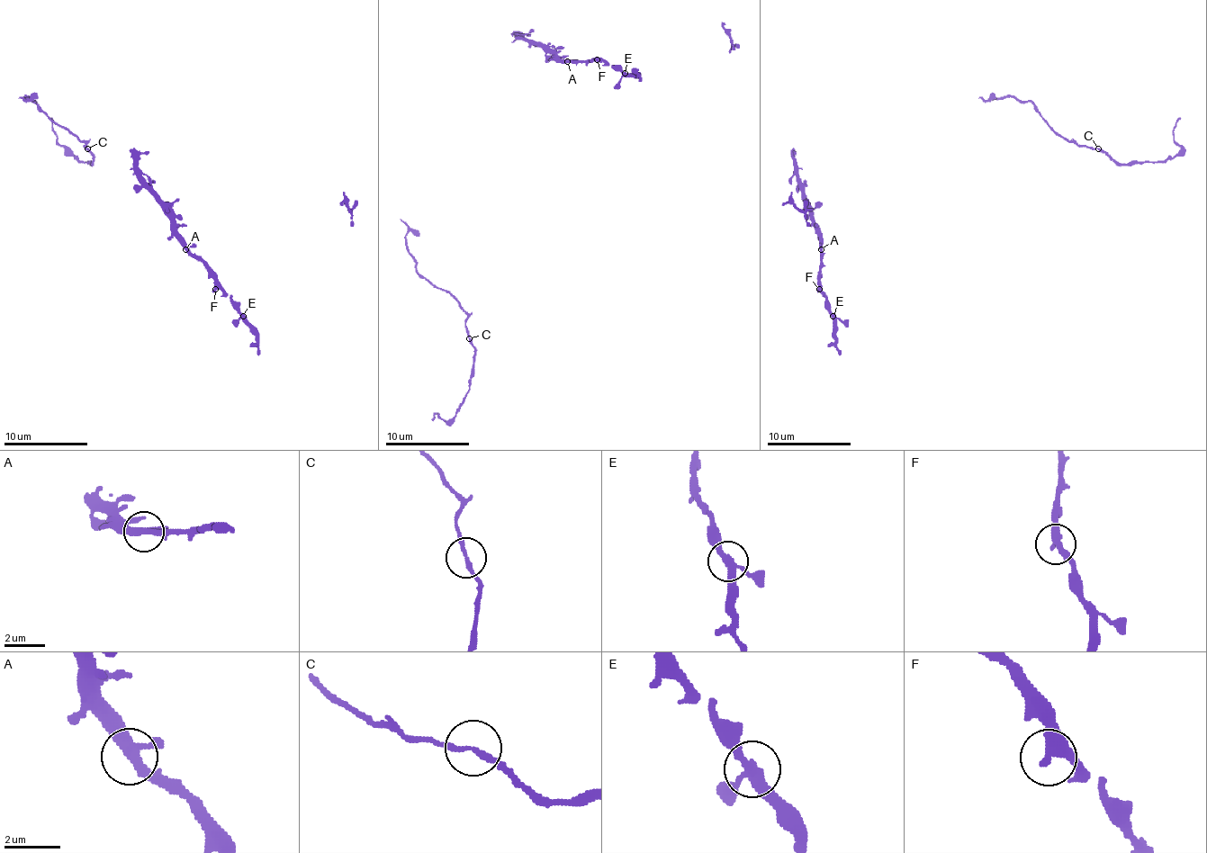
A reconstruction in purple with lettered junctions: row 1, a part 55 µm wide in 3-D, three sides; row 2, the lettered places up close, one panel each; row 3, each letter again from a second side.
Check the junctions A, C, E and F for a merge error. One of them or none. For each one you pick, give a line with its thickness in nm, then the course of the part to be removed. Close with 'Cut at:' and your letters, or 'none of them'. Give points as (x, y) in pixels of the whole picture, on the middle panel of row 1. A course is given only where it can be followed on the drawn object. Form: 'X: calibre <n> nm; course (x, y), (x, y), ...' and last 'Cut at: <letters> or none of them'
Cut at: none of them

